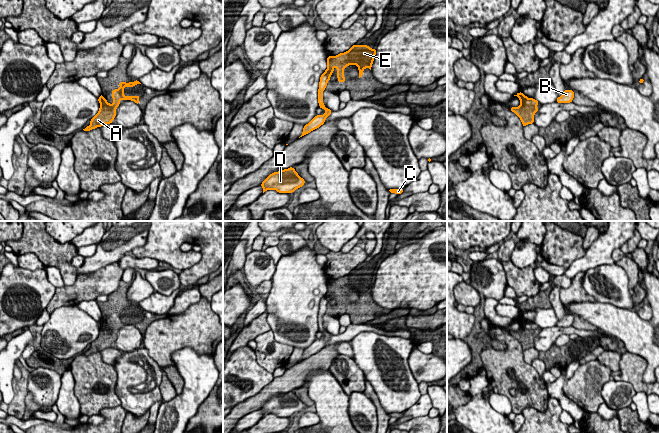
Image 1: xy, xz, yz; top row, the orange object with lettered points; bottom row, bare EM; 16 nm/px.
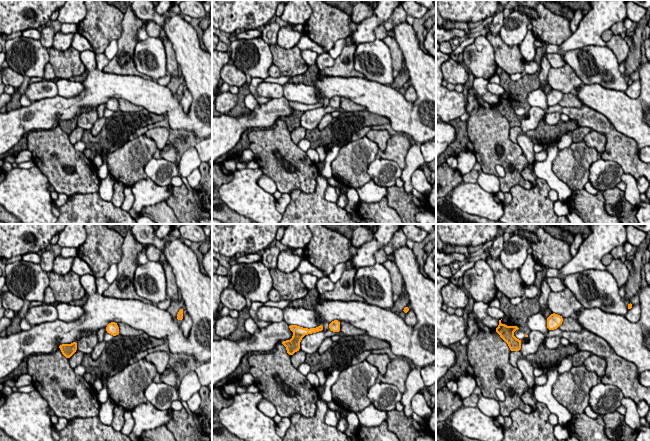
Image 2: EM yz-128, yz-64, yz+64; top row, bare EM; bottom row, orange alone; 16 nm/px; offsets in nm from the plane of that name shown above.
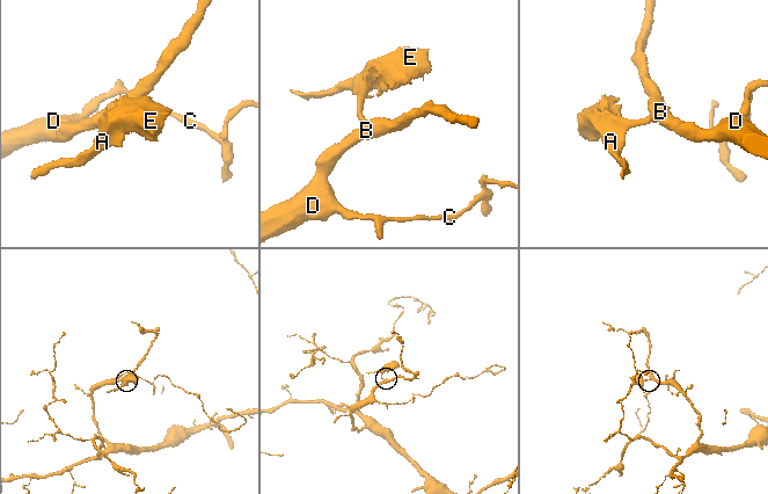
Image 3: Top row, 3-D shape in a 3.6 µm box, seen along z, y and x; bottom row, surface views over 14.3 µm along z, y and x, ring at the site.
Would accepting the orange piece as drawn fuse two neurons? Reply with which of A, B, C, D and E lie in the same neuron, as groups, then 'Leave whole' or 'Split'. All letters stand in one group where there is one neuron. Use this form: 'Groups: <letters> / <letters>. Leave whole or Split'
Groups: A E / B C D. Split

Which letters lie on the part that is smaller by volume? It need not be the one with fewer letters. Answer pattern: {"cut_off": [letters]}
{"cut_off": ["A", "E"]}

